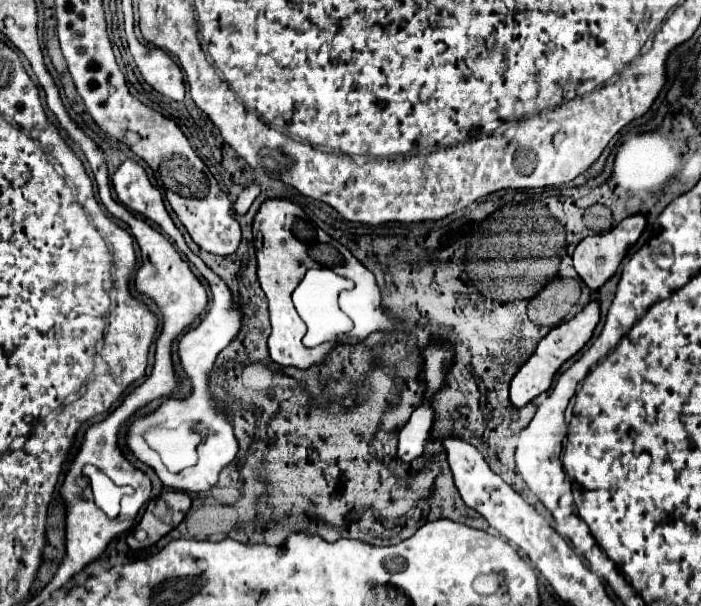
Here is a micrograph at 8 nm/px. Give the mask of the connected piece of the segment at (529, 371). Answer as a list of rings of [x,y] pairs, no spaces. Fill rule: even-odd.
[[[589,302],[575,318],[571,318],[569,322],[563,322],[559,326],[555,326],[537,346],[537,350],[533,352],[533,356],[519,368],[519,372],[513,376],[511,380],[511,388],[509,388],[509,398],[513,408],[523,408],[525,404],[529,404],[535,396],[543,394],[549,390],[549,386],[553,384],[553,376],[555,372],[561,368],[561,364],[565,360],[569,360],[573,354],[577,354],[593,336],[593,330],[599,322],[599,304],[597,302]]]

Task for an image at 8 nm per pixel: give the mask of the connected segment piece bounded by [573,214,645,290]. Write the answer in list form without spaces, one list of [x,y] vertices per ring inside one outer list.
[[[635,214],[635,216],[625,218],[621,224],[617,224],[607,234],[595,234],[577,244],[577,248],[573,252],[573,266],[589,290],[599,290],[617,272],[623,256],[637,242],[643,228],[645,228],[645,218],[641,214]]]

